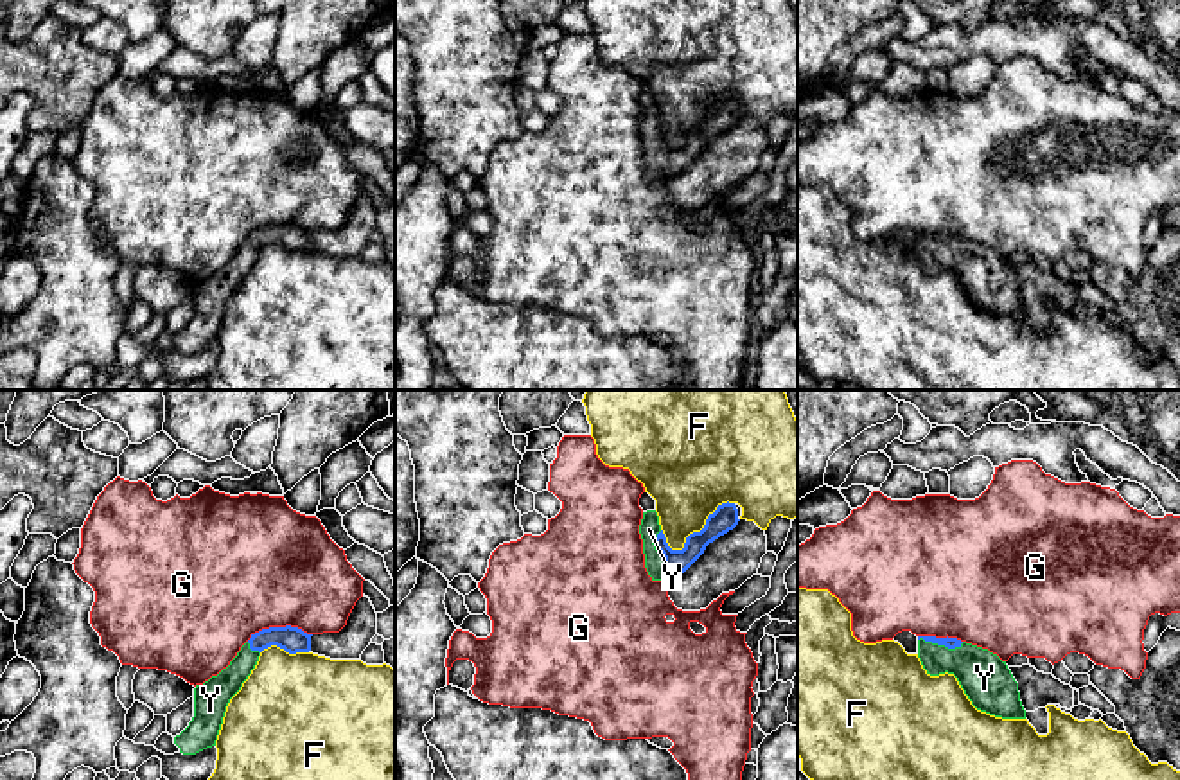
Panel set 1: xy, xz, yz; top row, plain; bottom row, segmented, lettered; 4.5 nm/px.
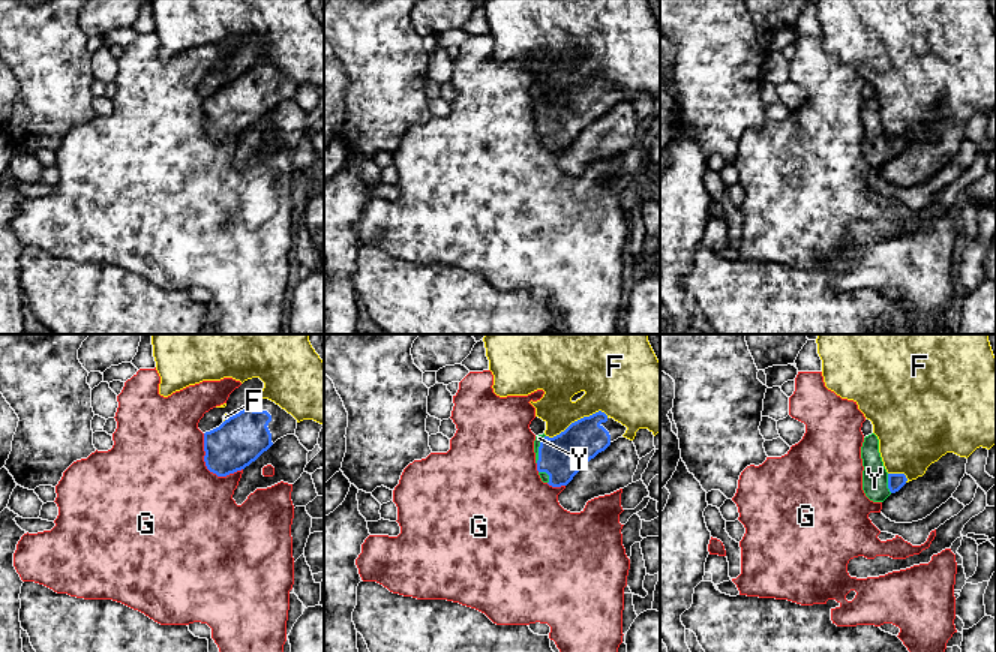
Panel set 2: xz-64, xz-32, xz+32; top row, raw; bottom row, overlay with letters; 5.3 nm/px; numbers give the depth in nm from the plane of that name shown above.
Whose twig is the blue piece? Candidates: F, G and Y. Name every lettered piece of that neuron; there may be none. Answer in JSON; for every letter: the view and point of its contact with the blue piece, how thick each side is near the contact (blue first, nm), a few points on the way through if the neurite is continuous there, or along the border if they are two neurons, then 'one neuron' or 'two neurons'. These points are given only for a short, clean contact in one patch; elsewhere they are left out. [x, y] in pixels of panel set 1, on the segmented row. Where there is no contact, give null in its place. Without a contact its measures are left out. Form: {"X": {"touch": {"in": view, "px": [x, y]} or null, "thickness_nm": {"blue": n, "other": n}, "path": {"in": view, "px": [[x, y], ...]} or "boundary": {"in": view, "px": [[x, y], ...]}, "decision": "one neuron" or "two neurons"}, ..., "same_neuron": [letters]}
{"F": {"touch": {"in": "xz", "px": [701, 531]}, "thickness_nm": {"blue": 110, "other": 360}, "decision": "two neurons"}, "G": {"touch": {"in": "xy", "px": [279, 628]}, "thickness_nm": {"blue": 120, "other": 500}, "decision": "two neurons"}, "Y": {"touch": {"in": "xz", "px": [663, 556]}, "thickness_nm": {"blue": 110, "other": 90}, "path": {"in": "xz", "px": [[676, 561], [663, 556], [654, 547], [649, 529]]}, "decision": "one neuron"}, "same_neuron": ["Y"]}

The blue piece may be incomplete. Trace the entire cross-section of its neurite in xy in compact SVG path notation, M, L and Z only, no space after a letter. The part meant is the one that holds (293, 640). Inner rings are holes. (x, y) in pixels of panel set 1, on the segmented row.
M291 625L269 627L251 634L226 669L203 685L196 685L194 717L189 726L174 737L180 753L196 755L216 746L226 706L255 669L264 649L277 645L289 654L309 652L311 636L313 634Z

